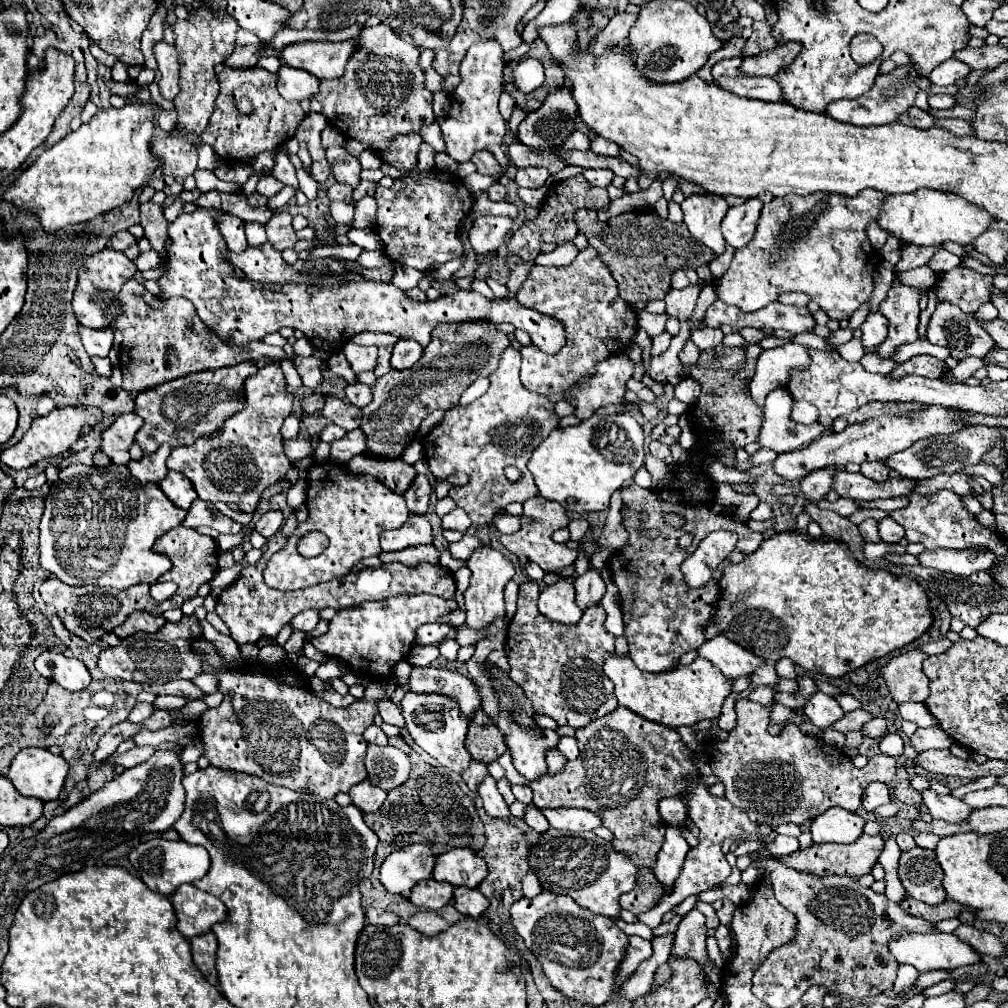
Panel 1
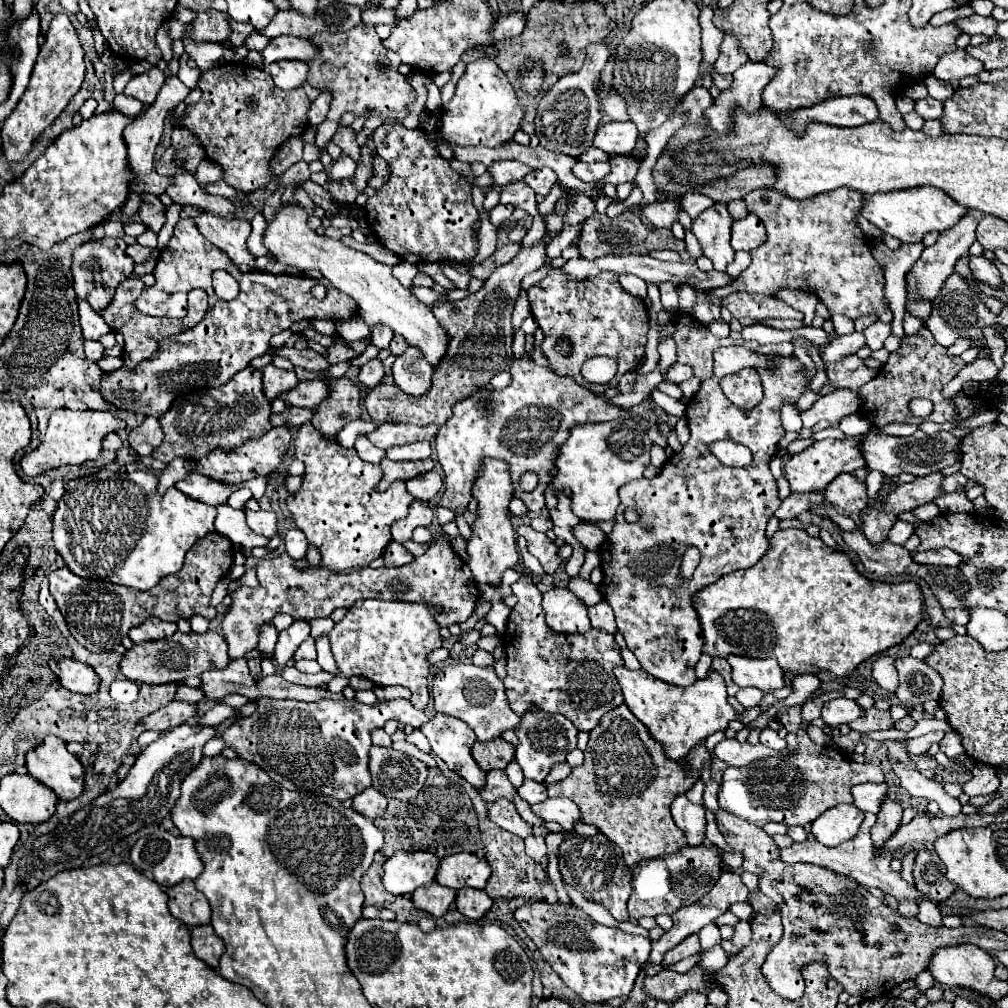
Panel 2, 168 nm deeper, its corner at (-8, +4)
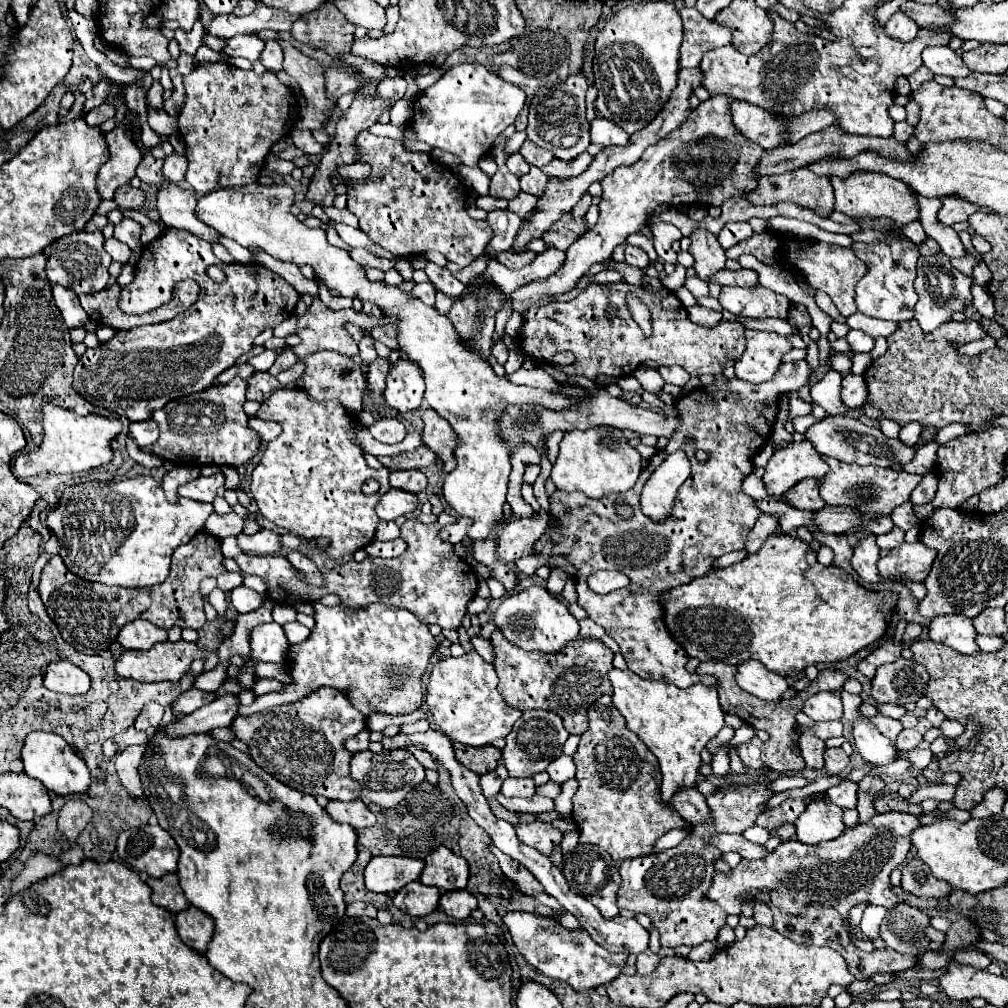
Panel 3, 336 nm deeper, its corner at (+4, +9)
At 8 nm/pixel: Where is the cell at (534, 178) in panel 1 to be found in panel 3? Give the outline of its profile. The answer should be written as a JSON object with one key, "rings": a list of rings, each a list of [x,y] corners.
{"rings":[[[532,166],[530,172],[520,178],[520,188],[534,196],[542,196],[546,190],[546,184],[548,184],[548,178],[544,178],[544,172],[536,166]]]}

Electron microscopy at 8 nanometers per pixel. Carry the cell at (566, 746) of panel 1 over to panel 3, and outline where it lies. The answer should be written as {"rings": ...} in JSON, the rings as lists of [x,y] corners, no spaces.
{"rings":[[[562,754],[562,756],[558,756],[556,760],[552,760],[552,762],[548,764],[546,772],[550,774],[550,780],[552,780],[552,782],[563,784],[575,777],[576,766],[570,756],[564,756],[564,754]]]}

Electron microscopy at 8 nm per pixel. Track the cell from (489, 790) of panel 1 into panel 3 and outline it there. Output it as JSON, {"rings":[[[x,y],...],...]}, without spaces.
{"rings":[[[532,822],[532,824],[520,824],[516,826],[516,834],[520,842],[536,848],[544,856],[552,856],[556,846],[562,842],[562,832],[556,830],[552,824],[546,822]]]}

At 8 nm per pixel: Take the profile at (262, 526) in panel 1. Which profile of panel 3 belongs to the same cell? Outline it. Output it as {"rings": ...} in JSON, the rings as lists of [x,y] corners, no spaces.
{"rings":[[[214,512],[206,520],[206,532],[216,536],[216,538],[238,536],[242,532],[242,524],[244,524],[244,520],[234,512],[228,512],[228,514],[216,514]]]}

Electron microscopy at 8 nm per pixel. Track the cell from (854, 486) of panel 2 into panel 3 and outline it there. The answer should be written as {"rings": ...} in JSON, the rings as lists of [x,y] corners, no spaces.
{"rings":[[[816,480],[798,482],[796,486],[792,486],[792,490],[782,494],[782,502],[798,510],[820,510],[826,506],[816,490]]]}

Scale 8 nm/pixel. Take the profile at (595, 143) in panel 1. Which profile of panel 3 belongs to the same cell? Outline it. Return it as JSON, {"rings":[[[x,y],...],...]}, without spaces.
{"rings":[[[600,116],[590,124],[590,136],[594,144],[604,148],[628,144],[628,134],[620,130],[620,126],[616,126],[614,122],[608,122],[606,118],[600,118]]]}

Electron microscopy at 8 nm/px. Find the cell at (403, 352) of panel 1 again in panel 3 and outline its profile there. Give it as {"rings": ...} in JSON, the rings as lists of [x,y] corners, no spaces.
{"rings":[[[396,360],[386,378],[384,398],[388,408],[406,414],[420,408],[424,396],[422,370],[414,362]]]}

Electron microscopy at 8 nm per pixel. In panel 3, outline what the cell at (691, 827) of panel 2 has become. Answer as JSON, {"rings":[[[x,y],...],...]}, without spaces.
{"rings":[[[610,670],[608,676],[612,682],[612,704],[624,716],[628,730],[638,734],[638,738],[646,744],[646,748],[658,758],[658,766],[662,774],[662,798],[666,804],[670,804],[670,796],[676,792],[678,786],[692,786],[696,782],[696,774],[702,764],[700,752],[704,750],[706,742],[724,728],[724,712],[718,704],[718,692],[712,686],[704,686],[704,684],[694,684],[682,690],[674,684],[642,680],[632,670]]]}

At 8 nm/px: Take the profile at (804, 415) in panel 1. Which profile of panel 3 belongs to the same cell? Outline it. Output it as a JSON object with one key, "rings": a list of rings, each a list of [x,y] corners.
{"rings":[[[846,374],[842,380],[842,398],[848,408],[860,408],[866,402],[866,382],[862,376]]]}

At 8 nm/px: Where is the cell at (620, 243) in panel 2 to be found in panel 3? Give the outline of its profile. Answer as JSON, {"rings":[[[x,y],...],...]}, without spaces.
{"rings":[[[570,212],[562,214],[556,224],[548,232],[544,232],[542,240],[558,250],[568,250],[568,246],[580,238],[586,232],[586,220],[584,218],[574,218]]]}

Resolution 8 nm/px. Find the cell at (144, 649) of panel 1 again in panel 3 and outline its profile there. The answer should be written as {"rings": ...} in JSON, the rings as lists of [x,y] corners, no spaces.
{"rings":[[[178,640],[178,642],[158,642],[152,650],[128,650],[116,662],[116,674],[120,678],[130,678],[136,682],[160,682],[160,680],[180,680],[190,672],[194,658],[206,660],[200,644]]]}

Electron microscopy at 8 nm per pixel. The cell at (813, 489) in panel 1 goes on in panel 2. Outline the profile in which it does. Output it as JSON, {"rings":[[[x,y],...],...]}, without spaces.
{"rings":[[[810,491],[810,493],[790,493],[780,509],[774,513],[778,519],[786,519],[786,517],[798,517],[802,511],[810,509],[812,505],[820,505],[824,503],[824,493],[822,491]]]}

